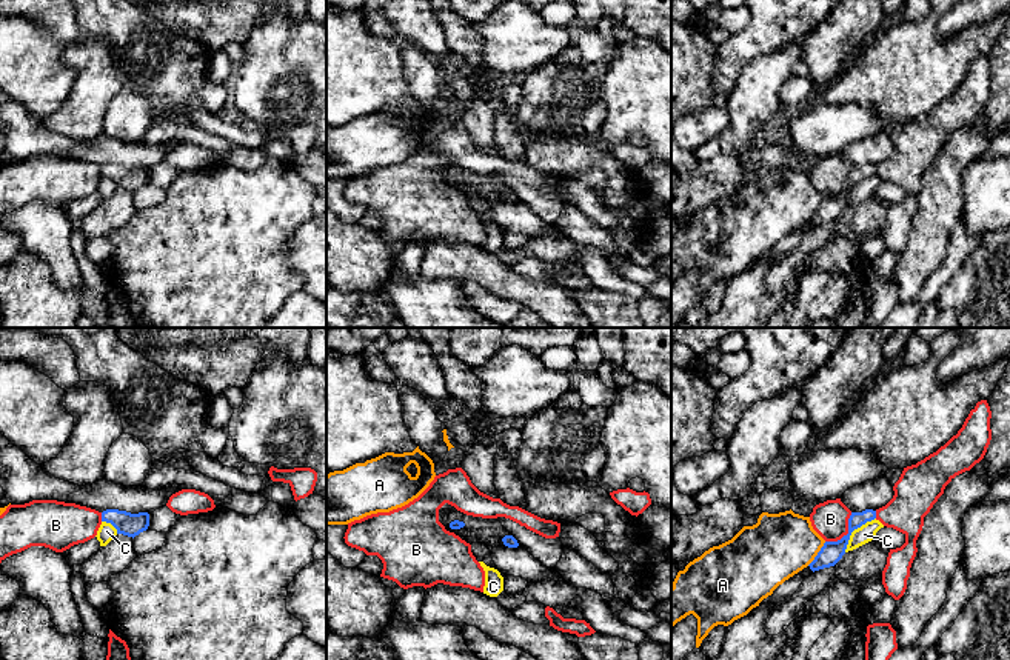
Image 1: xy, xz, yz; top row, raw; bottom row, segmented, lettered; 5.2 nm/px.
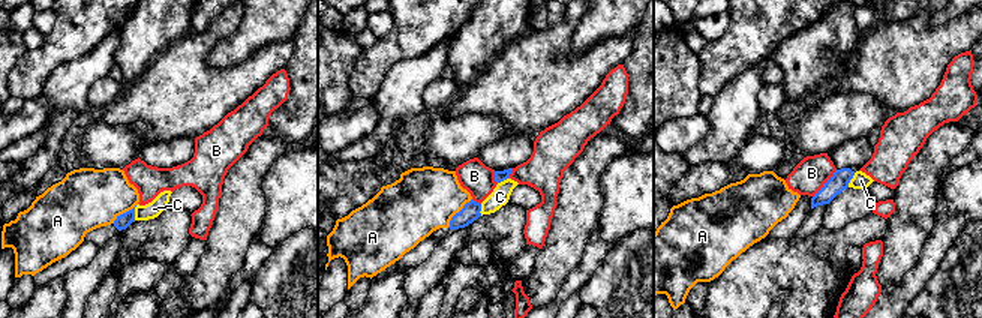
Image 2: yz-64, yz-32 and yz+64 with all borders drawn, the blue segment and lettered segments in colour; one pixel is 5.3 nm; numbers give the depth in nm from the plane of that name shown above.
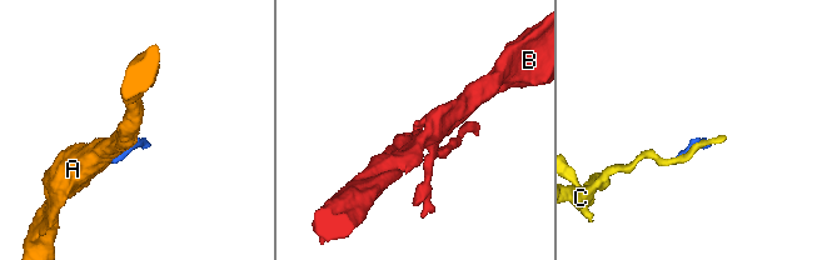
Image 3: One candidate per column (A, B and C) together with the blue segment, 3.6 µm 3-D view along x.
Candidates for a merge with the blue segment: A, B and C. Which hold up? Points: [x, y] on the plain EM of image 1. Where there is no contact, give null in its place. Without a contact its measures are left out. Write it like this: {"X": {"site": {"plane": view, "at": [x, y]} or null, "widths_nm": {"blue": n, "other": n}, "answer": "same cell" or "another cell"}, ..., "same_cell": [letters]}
{"A": {"site": {"plane": "yz", "at": [818, 210]}, "widths_nm": {"blue": 110, "other": 340}, "answer": "another cell"}, "B": {"site": {"plane": "yz", "at": [847, 190]}, "widths_nm": {"blue": 110, "other": 190}, "answer": "another cell"}, "C": {"site": {"plane": "yz", "at": [853, 185]}, "widths_nm": {"blue": 110, "other": 90}, "answer": "another cell"}, "same_cell": []}

